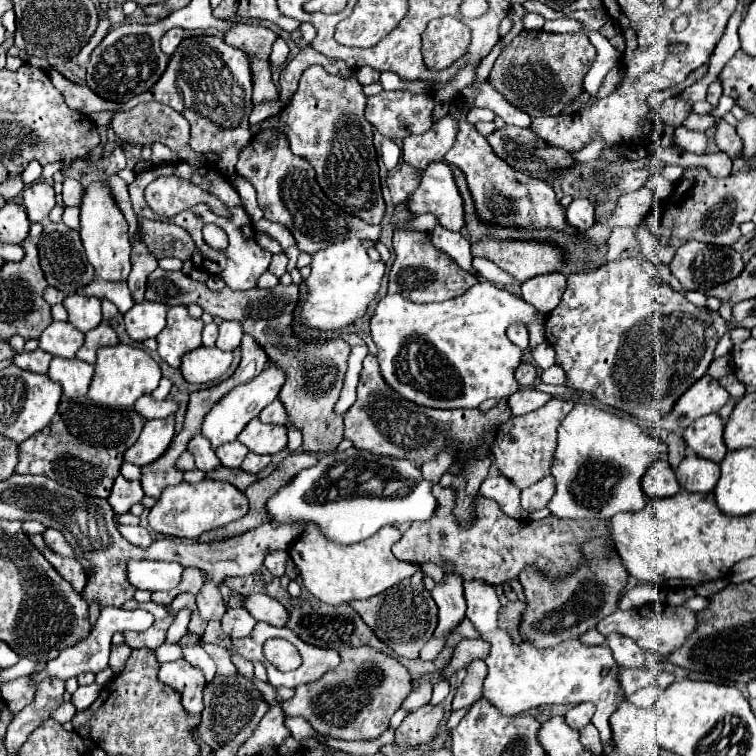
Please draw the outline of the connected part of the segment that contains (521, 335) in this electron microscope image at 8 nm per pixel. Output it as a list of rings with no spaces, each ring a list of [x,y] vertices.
[[[521,323],[511,325],[511,327],[507,329],[507,337],[509,337],[517,347],[529,349],[529,333],[527,333],[525,325],[521,325]]]

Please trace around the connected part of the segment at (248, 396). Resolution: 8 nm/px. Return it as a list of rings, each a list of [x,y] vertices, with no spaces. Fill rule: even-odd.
[[[269,361],[263,369],[263,373],[259,373],[255,379],[251,379],[249,383],[243,383],[239,387],[235,387],[231,393],[227,393],[217,405],[211,407],[211,411],[207,413],[207,419],[203,419],[203,427],[201,433],[211,441],[211,447],[217,449],[223,443],[235,441],[237,435],[243,431],[243,427],[255,419],[263,407],[267,407],[271,401],[277,399],[281,387],[285,383],[285,373],[281,369],[281,365],[277,365],[275,361]]]

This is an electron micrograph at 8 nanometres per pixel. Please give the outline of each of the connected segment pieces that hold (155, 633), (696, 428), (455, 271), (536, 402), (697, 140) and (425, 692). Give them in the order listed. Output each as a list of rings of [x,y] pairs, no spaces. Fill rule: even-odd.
[[[171,611],[171,615],[167,617],[167,619],[163,619],[163,621],[155,621],[147,631],[143,631],[143,633],[133,633],[133,631],[127,631],[127,633],[123,633],[125,635],[125,643],[129,645],[129,647],[145,647],[145,649],[157,649],[163,641],[165,641],[165,633],[167,633],[167,629],[169,629],[169,625],[171,625],[171,621],[173,621],[173,617],[175,617],[175,613]]]
[[[715,413],[705,415],[687,427],[683,439],[699,457],[711,459],[715,463],[719,463],[727,453],[727,445],[723,441],[723,421]]]
[[[395,229],[393,249],[395,249],[395,263],[389,273],[387,293],[399,293],[401,297],[405,297],[413,303],[445,301],[445,299],[465,293],[469,287],[473,287],[479,281],[471,273],[463,271],[447,253],[435,249],[429,233],[425,233],[425,231]]]
[[[521,389],[517,393],[513,393],[507,403],[511,407],[511,413],[517,417],[517,415],[525,415],[525,413],[531,413],[535,409],[539,409],[543,403],[547,403],[551,399],[551,395],[547,393],[541,393],[537,389]]]
[[[677,127],[673,133],[673,143],[677,143],[685,151],[705,153],[707,149],[707,135],[701,131],[689,131],[687,127]]]
[[[421,683],[419,689],[415,689],[415,691],[411,693],[411,697],[405,699],[403,707],[409,709],[409,711],[415,711],[415,709],[427,705],[429,699],[431,699],[431,691],[433,691],[433,685],[431,685],[431,683]]]

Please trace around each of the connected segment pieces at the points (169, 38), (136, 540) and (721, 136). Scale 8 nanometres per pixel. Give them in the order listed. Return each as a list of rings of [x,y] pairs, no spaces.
[[[179,27],[169,29],[169,31],[161,37],[161,49],[163,49],[163,53],[173,55],[175,49],[177,49],[177,45],[181,43],[181,39],[183,39],[183,29],[179,29]]]
[[[119,523],[119,533],[129,541],[129,543],[133,543],[133,545],[139,545],[139,547],[147,547],[147,545],[151,545],[151,533],[147,531],[147,529],[143,529],[141,525],[137,525],[137,527],[133,527],[133,525],[121,525]]]
[[[723,119],[717,121],[715,125],[717,133],[715,133],[715,141],[719,145],[721,151],[725,151],[731,159],[735,159],[741,151],[741,147],[737,147],[737,141],[741,141],[741,137],[735,133],[735,127],[731,127],[729,123],[725,123]]]

